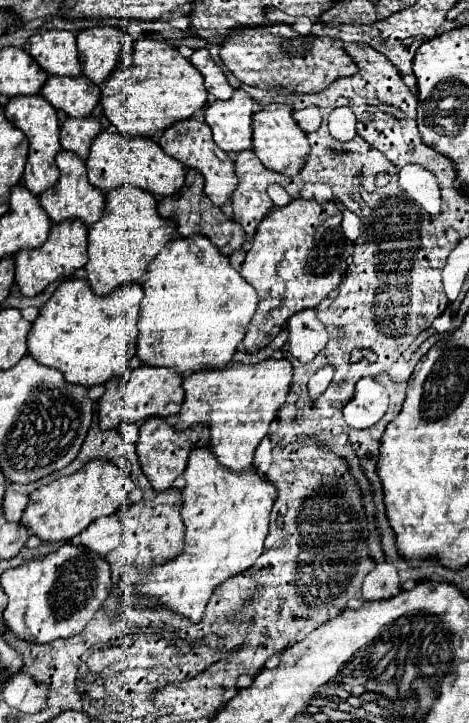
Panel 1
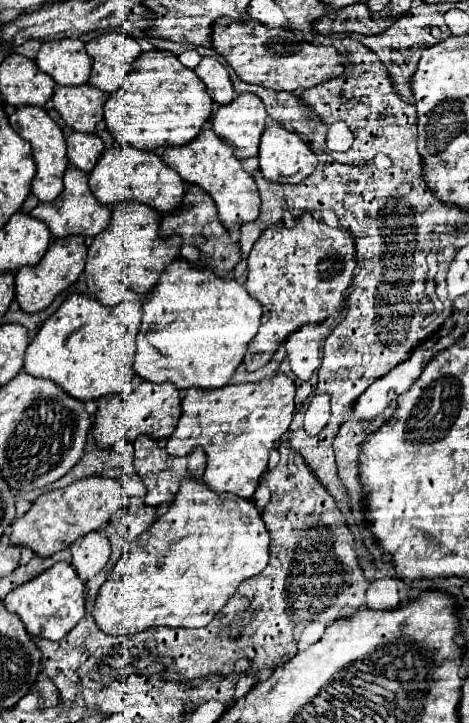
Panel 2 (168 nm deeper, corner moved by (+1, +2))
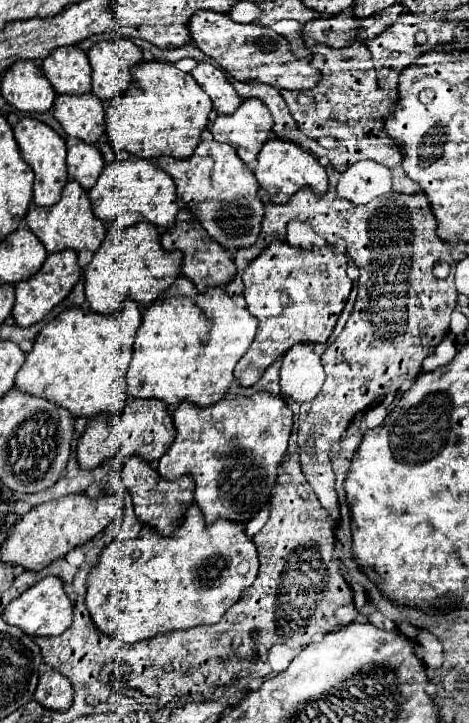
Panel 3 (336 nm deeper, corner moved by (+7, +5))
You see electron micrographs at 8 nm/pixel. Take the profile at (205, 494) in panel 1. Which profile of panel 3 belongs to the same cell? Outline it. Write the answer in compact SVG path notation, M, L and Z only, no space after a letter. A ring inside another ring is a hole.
M192 503L186 507L184 517L174 527L174 535L170 537L150 529L138 539L110 543L102 551L98 565L90 571L86 581L86 607L92 621L102 633L120 635L120 639L126 643L150 639L172 629L190 629L204 623L218 623L226 609L240 599L242 591L252 585L258 573L256 545L244 529L244 523L234 523L226 517L218 517L208 525L200 507Z

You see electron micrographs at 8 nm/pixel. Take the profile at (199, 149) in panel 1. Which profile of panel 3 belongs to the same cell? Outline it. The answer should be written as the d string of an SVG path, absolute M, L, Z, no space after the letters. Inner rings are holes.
M200 141L196 151L188 159L174 159L164 155L158 165L174 179L178 197L194 211L196 219L222 247L248 247L258 239L260 221L264 215L264 203L258 197L258 181L254 173L244 171L242 159L238 159L234 147L218 141ZM232 205L232 207L230 207ZM234 213L236 217L228 215Z

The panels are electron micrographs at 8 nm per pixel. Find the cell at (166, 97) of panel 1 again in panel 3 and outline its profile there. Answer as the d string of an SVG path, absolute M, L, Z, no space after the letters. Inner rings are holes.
M142 61L130 67L132 83L114 97L106 107L108 137L116 149L134 153L140 159L156 159L160 155L190 157L200 143L200 133L208 125L212 111L210 97L194 81L190 73L176 69L166 61Z

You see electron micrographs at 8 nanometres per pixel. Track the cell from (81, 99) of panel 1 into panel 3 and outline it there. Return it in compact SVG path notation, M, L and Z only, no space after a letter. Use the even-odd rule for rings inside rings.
M94 93L56 95L54 117L66 135L86 143L96 143L96 139L106 131L104 105Z

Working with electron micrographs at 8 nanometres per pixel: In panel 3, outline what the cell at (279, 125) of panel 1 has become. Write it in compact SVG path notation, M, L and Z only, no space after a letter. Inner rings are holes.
M268 139L258 153L258 165L254 169L258 183L266 189L274 203L286 203L300 187L308 185L316 193L324 193L328 189L326 167L322 167L310 151L304 151L298 143L282 141L282 139Z

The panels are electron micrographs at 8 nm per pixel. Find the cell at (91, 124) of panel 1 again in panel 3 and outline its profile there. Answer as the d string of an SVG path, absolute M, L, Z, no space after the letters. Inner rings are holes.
M78 141L76 145L72 145L68 149L66 165L68 165L70 179L76 179L88 191L98 179L102 167L104 167L104 159L96 145Z

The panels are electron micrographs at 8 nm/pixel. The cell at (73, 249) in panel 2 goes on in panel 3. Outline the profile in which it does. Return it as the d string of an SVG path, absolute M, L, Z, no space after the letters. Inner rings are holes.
M64 249L58 253L50 253L42 265L42 269L32 277L26 279L22 283L16 283L16 301L14 301L14 309L12 309L12 317L20 327L30 327L34 323L38 323L40 319L44 319L50 309L54 305L58 305L68 291L78 283L80 279L80 267L78 267L78 259L76 259L76 251L72 249Z

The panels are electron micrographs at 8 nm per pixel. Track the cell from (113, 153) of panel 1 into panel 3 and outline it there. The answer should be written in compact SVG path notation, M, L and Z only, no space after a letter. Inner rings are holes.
M126 159L118 163L106 163L96 185L88 191L94 215L102 219L106 225L128 227L140 219L156 225L156 227L172 227L176 215L180 211L178 195L174 181L166 171L162 171L154 161L148 159Z

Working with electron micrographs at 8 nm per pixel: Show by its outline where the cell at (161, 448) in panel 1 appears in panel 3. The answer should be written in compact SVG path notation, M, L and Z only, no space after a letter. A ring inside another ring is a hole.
M132 455L124 463L124 467L122 467L122 481L124 481L126 489L132 495L136 517L142 523L150 525L152 529L160 531L162 535L172 535L174 525L182 517L184 509L190 503L194 503L194 479L188 479L188 475L176 477L174 481L162 479L162 475L158 475L158 471L152 467L152 463L146 463L144 459L140 459L140 455Z

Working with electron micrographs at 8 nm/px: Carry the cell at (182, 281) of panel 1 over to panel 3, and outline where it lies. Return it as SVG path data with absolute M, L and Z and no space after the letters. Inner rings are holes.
M178 277L142 315L128 367L128 395L162 399L168 405L190 401L206 407L220 401L234 379L234 365L248 351L256 329L258 319L246 307L238 307L222 287L198 293L192 281Z

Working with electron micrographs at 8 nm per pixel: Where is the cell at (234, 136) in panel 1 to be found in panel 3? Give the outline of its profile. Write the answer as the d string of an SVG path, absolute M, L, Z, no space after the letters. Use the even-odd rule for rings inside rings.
M244 99L232 115L218 115L210 127L220 143L236 149L244 163L250 163L260 153L260 147L270 139L272 115L260 99Z

